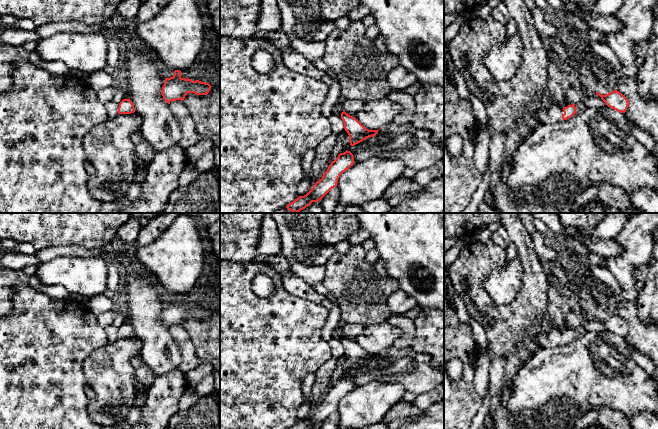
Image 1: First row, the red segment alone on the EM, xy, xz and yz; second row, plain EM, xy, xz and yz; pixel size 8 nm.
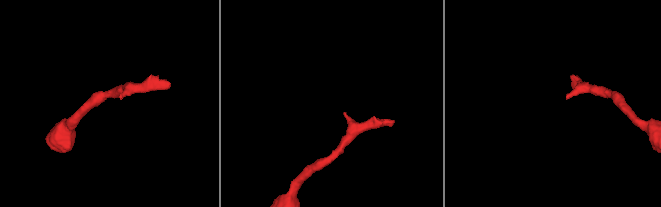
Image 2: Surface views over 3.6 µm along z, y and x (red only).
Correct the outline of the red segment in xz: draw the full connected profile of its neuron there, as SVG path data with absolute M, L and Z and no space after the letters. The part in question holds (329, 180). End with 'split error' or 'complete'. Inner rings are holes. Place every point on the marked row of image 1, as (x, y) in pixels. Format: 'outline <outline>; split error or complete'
outline M350 151L340 153L338 157L331 162L322 178L317 181L313 188L304 196L299 196L286 208L292 213L299 213L301 210L310 206L312 202L321 200L332 188L337 186L340 175L348 170L354 164L354 156Z; complete

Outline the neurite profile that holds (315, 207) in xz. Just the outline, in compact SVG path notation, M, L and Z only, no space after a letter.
M312 202L310 206L306 207L298 213L324 213L324 210L319 202Z

